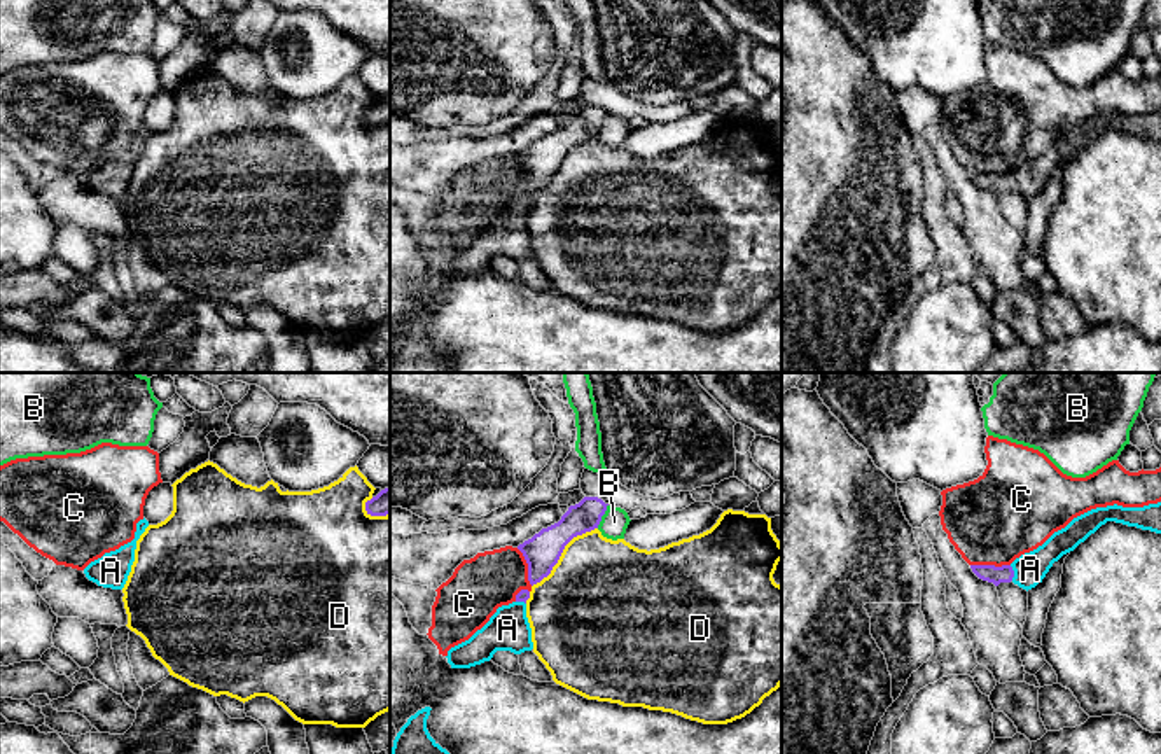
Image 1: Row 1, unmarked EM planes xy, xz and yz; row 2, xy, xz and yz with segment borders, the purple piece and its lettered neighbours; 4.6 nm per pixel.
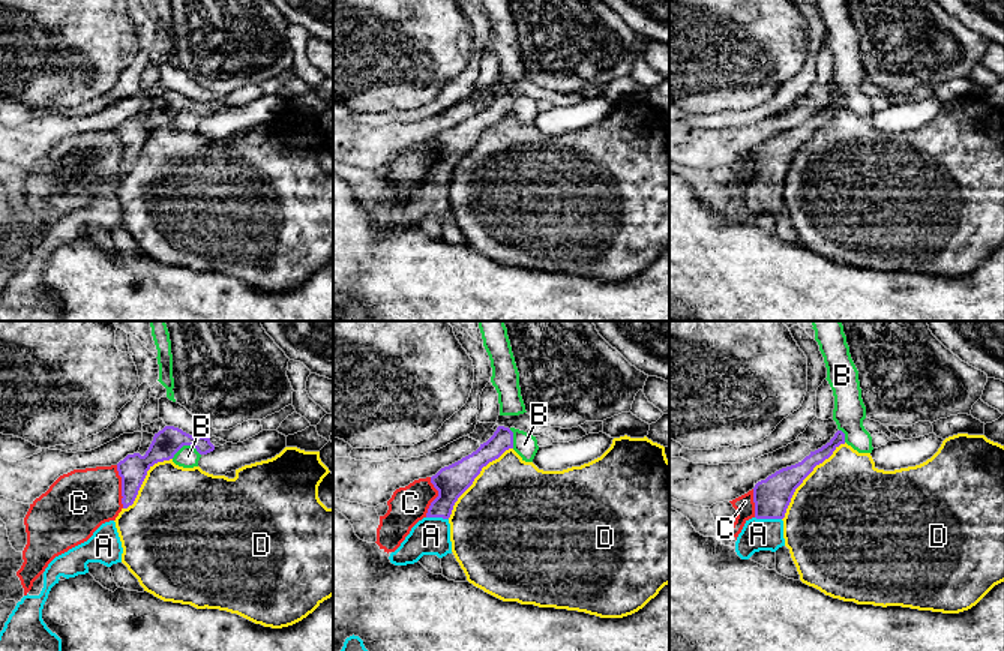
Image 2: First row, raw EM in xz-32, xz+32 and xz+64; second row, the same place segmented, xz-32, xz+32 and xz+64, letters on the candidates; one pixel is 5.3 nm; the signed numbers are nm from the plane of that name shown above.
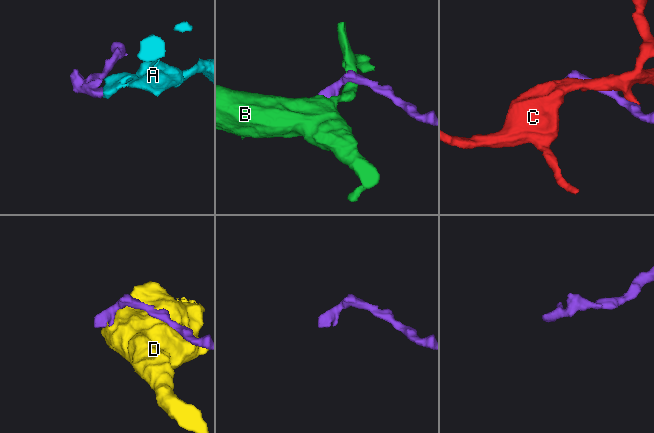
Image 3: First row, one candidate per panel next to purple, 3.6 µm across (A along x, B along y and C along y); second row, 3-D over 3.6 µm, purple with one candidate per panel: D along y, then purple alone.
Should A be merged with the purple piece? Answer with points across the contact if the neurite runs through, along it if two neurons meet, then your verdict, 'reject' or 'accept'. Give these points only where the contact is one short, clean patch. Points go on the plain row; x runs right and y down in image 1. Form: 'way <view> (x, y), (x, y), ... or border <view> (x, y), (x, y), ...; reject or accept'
way yz (994, 182), (1013, 181), (1030, 177); accept

